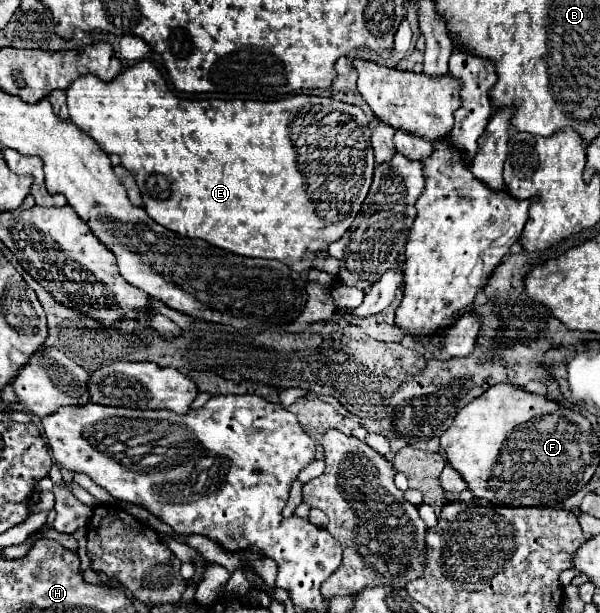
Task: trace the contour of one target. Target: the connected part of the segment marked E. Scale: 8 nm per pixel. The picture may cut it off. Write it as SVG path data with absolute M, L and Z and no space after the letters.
M139 61L133 67L123 69L111 83L103 83L95 75L83 75L71 83L67 89L67 105L69 105L69 119L85 131L91 139L97 141L101 151L105 153L117 153L121 157L121 165L133 175L133 179L139 185L139 191L143 193L143 203L147 215L161 223L167 229L173 229L179 235L185 237L199 237L215 247L227 249L231 253L243 255L243 257L263 257L263 259L279 259L281 263L287 263L293 271L309 271L311 267L327 271L331 275L337 275L339 261L333 257L327 257L325 253L317 257L317 251L327 251L329 243L343 237L343 233L351 227L353 219L357 217L361 203L367 197L371 177L373 177L373 147L371 147L371 129L365 113L355 107L341 101L315 97L305 93L287 95L279 101L223 101L223 99L211 99L211 101L195 101L195 99L179 99L177 95L171 95L171 89L167 87L165 79L157 71L157 67L149 61Z

